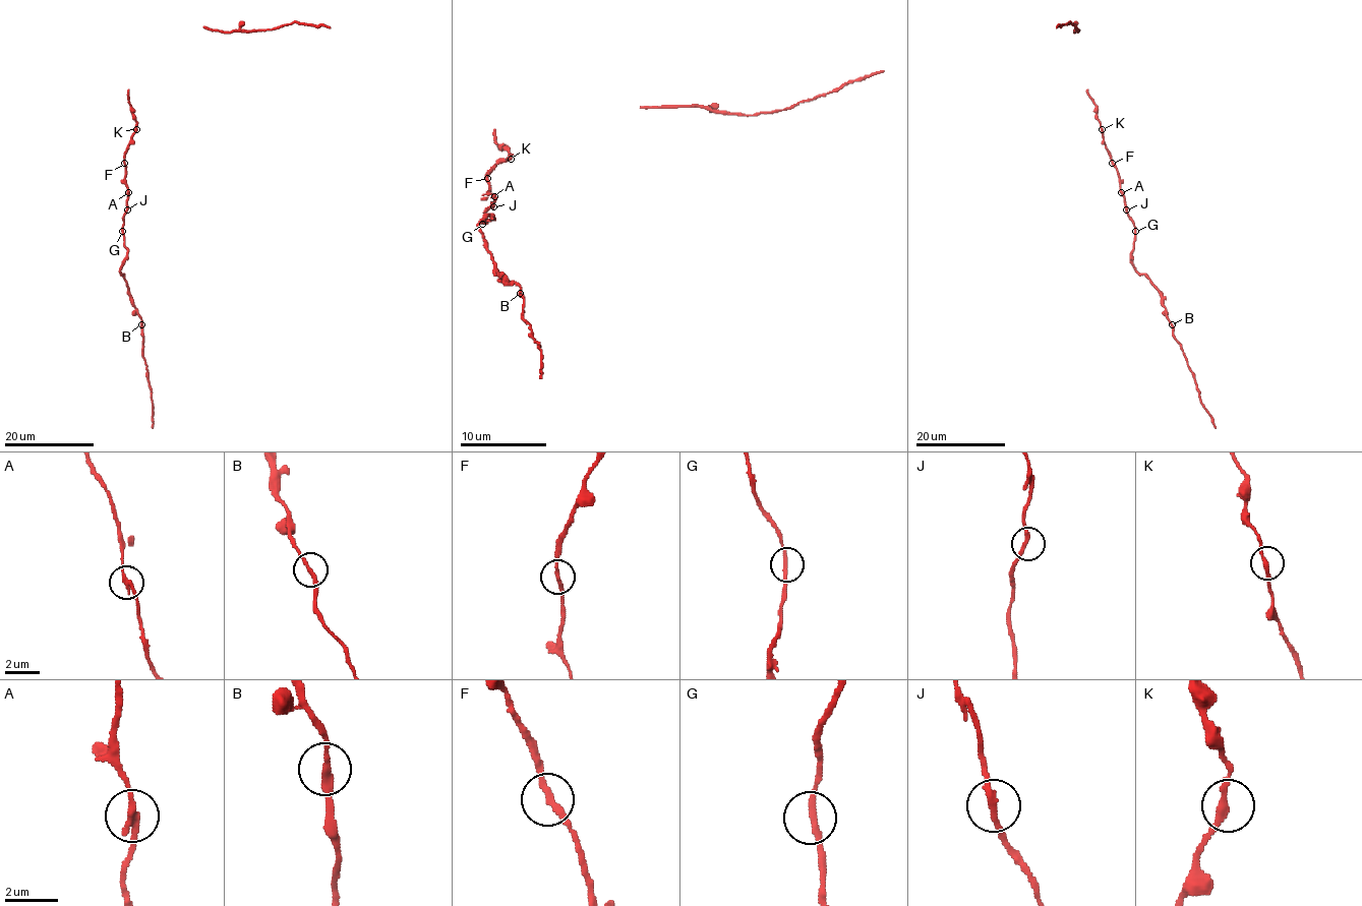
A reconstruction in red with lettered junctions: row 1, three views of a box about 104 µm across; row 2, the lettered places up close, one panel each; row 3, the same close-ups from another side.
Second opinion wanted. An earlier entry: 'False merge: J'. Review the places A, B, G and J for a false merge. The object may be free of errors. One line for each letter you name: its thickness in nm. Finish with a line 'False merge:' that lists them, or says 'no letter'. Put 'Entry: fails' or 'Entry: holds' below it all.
False merge: no letter
Entry: fails

